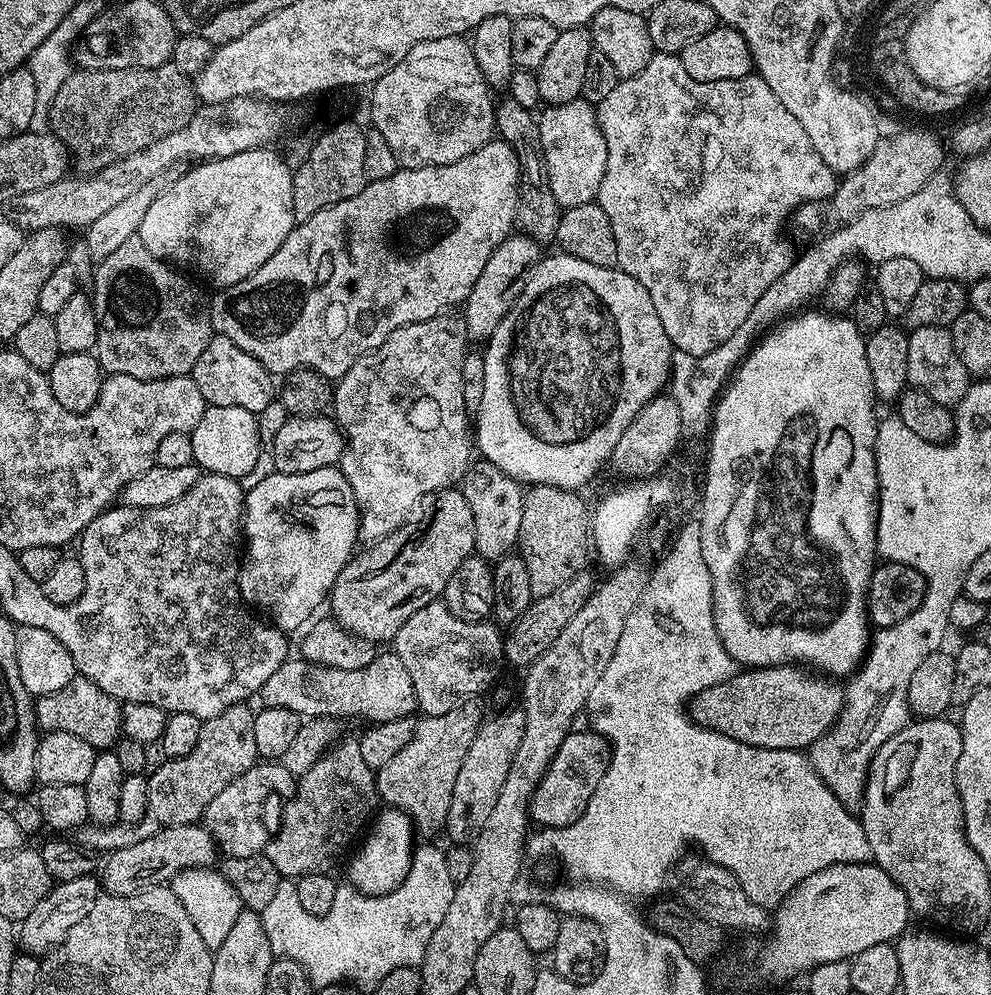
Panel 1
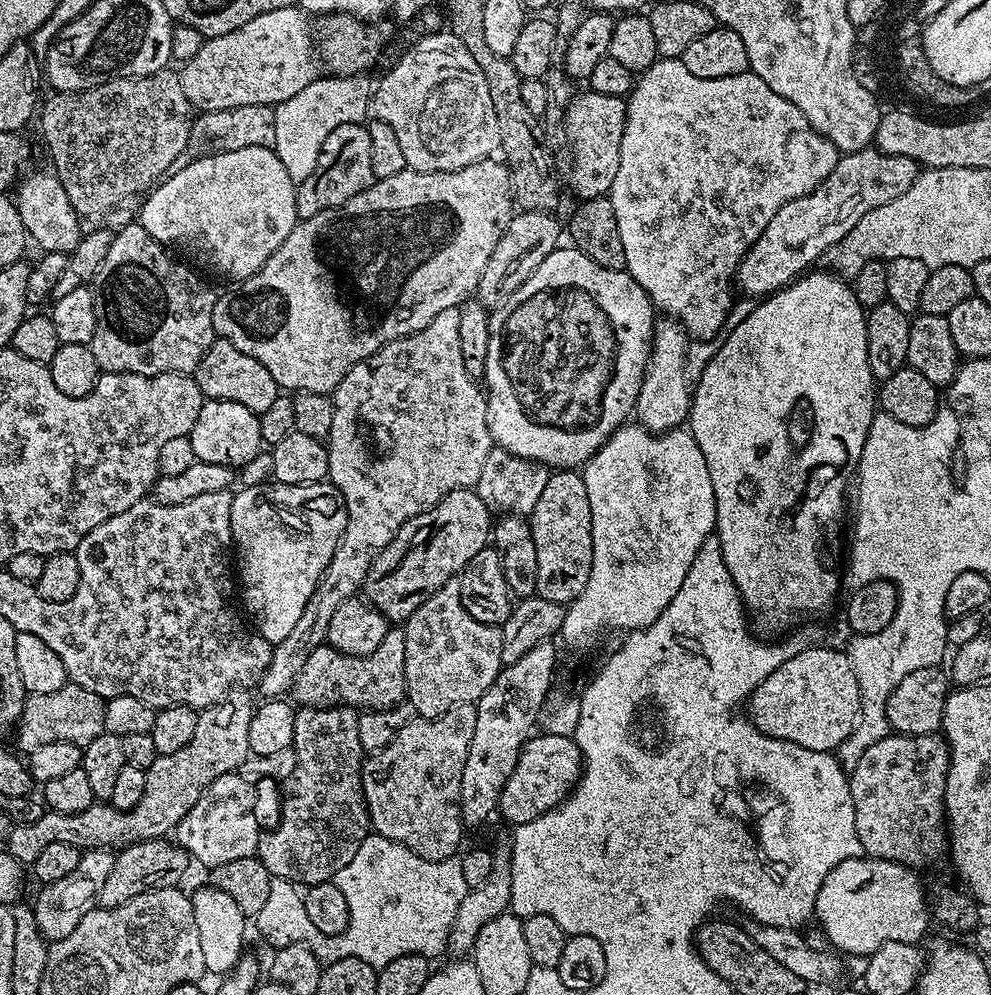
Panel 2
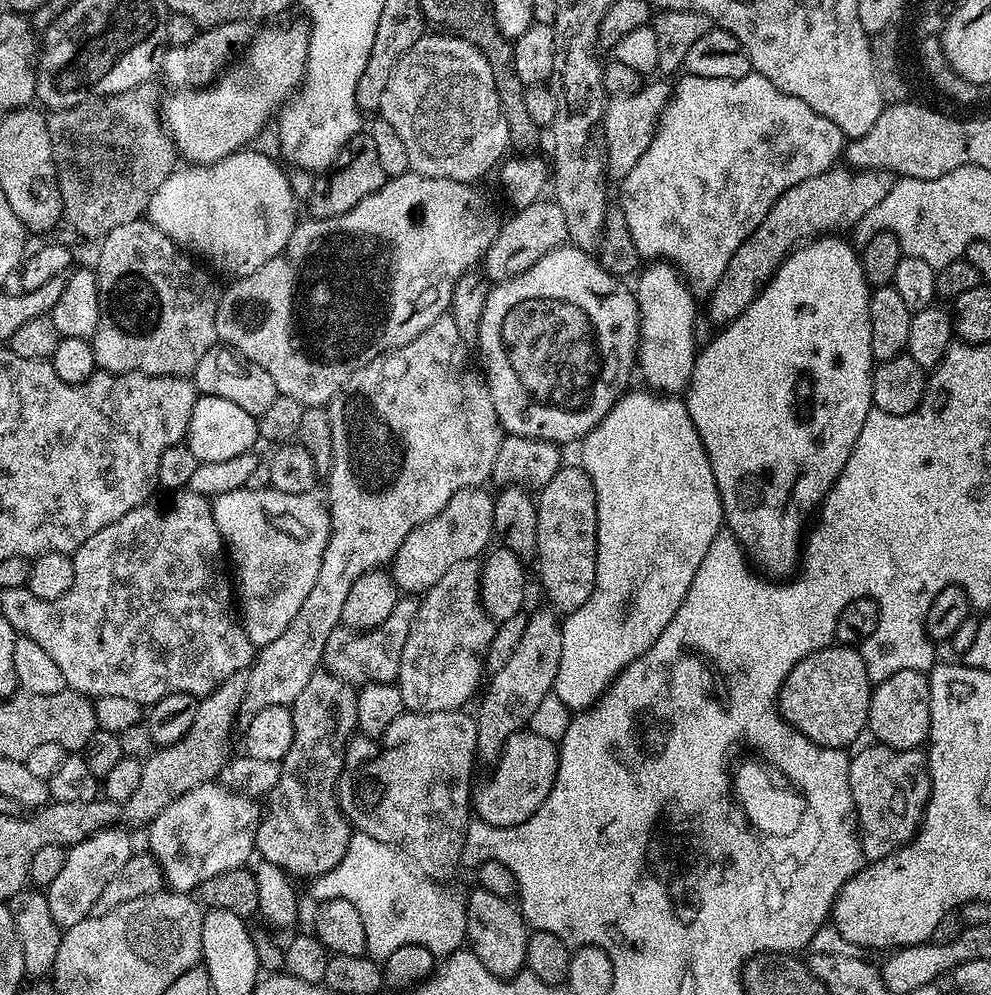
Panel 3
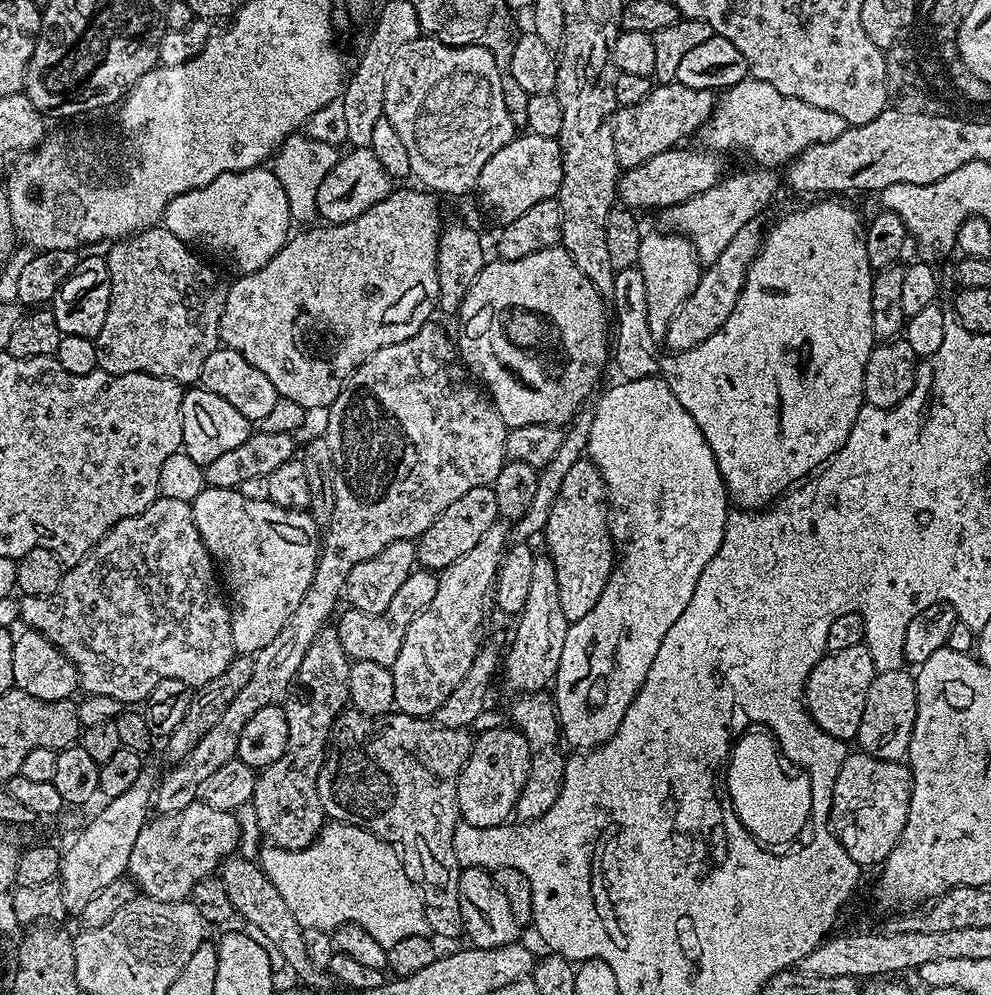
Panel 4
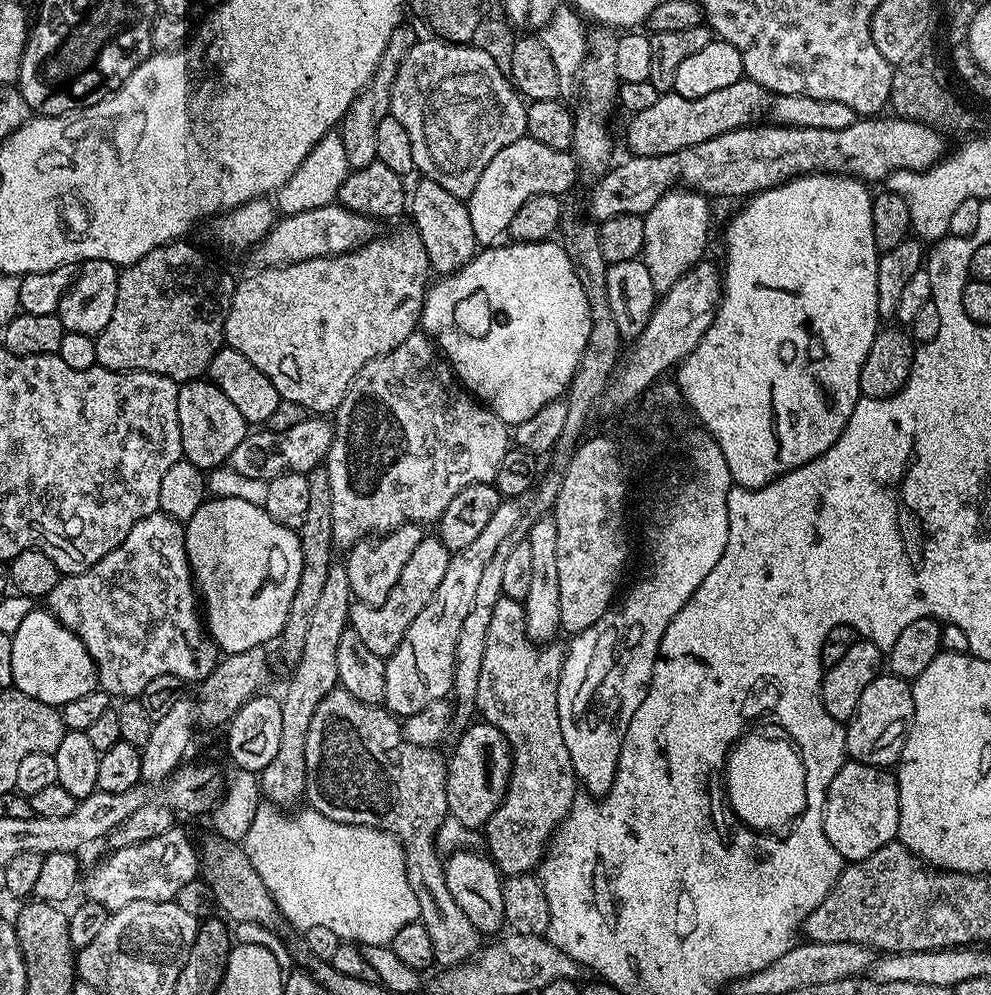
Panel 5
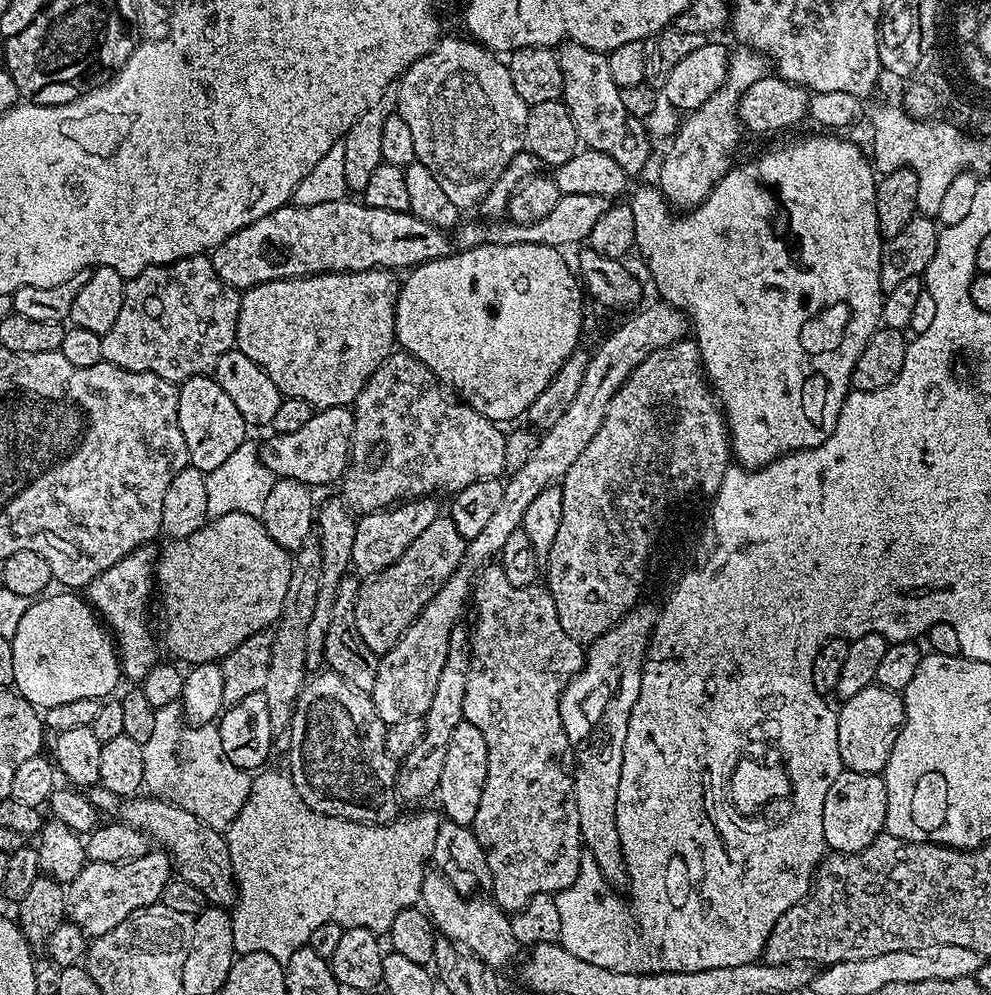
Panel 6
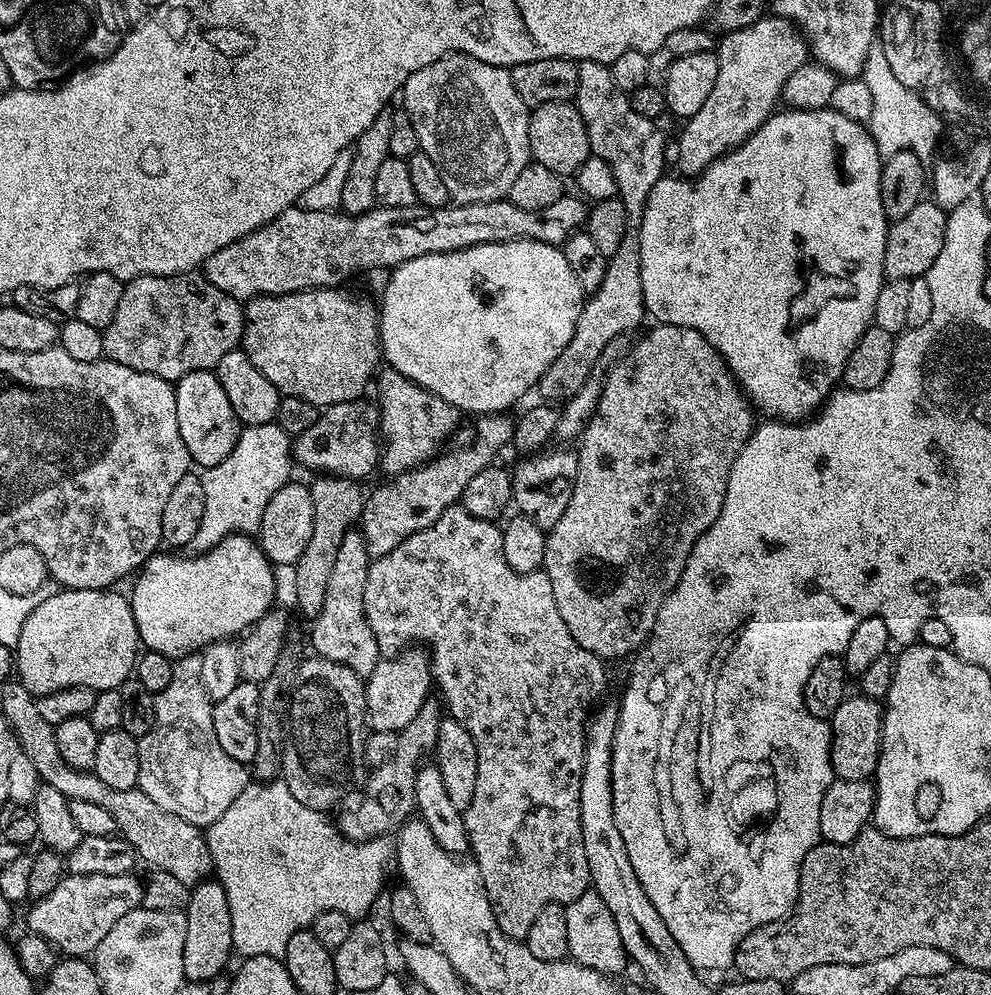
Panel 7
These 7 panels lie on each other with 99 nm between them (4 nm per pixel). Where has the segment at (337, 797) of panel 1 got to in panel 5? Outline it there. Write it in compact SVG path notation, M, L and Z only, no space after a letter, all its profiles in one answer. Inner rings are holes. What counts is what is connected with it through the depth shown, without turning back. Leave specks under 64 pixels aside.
M333 562L330 572L326 574L322 594L314 606L314 614L310 614L310 627L306 634L306 643L302 645L302 658L291 669L292 681L288 684L284 696L280 700L282 706L282 739L278 745L278 754L274 754L270 766L263 768L258 773L260 791L265 801L279 804L281 806L292 806L288 804L301 803L306 786L306 730L310 730L310 718L314 718L314 710L318 710L318 702L326 698L340 683L338 678L338 641L342 634L349 627L348 612L352 609L354 597L350 590L350 574L346 574L346 563Z

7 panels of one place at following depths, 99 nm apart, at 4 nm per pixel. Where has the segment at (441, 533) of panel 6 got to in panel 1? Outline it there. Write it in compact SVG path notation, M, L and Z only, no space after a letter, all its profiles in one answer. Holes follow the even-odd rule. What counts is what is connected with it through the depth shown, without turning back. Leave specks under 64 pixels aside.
M392 650L382 653L381 656L380 653L373 655L372 661L358 670L324 668L320 664L303 658L289 658L282 666L278 666L278 670L274 670L274 674L270 674L270 678L266 678L266 682L262 682L258 693L259 700L260 708L294 710L304 718L358 715L377 724L390 722L394 718L406 718L417 711L414 682L410 678L410 670L402 666L402 658L398 658L395 651Z

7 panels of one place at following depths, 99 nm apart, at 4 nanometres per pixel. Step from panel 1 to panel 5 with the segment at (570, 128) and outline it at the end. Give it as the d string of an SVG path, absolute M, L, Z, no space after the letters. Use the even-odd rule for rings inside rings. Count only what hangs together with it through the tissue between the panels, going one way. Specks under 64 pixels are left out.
M741 78L734 82L734 86L725 86L722 90L714 90L714 94L706 94L706 98L682 98L677 92L661 94L654 106L635 113L628 124L628 152L633 156L661 156L682 150L686 146L694 146L698 142L706 142L723 132L729 132L735 128L743 128L751 125L752 120L760 111L765 111L769 103L769 93L765 92L758 82L747 78Z

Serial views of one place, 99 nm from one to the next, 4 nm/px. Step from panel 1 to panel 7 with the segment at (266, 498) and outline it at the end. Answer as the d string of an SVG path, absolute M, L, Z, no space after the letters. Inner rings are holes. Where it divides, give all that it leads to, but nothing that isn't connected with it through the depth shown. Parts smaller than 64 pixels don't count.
M251 535L227 536L203 554L184 555L188 554L173 554L168 550L157 551L156 555L151 556L135 573L131 581L133 584L130 603L141 645L147 651L166 654L173 662L181 656L199 653L208 645L216 644L220 640L231 641L239 637L253 624L257 624L267 612L271 612L277 603L276 576L272 573L275 572L274 566Z

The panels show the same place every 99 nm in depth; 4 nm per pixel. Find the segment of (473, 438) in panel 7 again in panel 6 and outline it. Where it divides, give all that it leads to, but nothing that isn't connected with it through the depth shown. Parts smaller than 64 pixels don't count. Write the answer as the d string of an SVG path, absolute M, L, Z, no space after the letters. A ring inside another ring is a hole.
M417 498L403 501L399 506L381 508L379 512L363 513L356 521L351 567L361 577L371 578L377 576L382 570L386 570L394 562L398 562L398 558L402 558L402 554L406 554L406 546L410 546L410 542L414 542L414 538L418 538L418 534L422 534L422 530L426 530L426 526L430 526L430 522L434 522L434 518L441 515L442 508L439 508L435 504L436 502L432 498Z

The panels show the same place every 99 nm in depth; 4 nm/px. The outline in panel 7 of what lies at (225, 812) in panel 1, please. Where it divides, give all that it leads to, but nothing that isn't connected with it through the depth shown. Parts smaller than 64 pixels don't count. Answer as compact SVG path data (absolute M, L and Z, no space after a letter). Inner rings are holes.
M132 874L65 875L64 879L58 882L58 886L54 886L54 890L50 890L50 894L46 894L31 905L33 908L28 912L27 931L49 940L65 957L91 957L96 951L98 942L102 942L102 938L106 938L106 934L110 934L110 930L115 924L121 918L126 918L126 914L130 914L130 910L143 905L144 886L139 879L136 881L134 877L135 875Z

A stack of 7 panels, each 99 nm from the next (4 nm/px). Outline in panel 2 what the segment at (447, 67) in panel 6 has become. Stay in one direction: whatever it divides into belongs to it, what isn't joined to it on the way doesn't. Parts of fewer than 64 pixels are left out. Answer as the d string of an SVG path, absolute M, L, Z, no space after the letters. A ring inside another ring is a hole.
M441 30L419 38L421 40L381 78L380 84L378 80L375 85L371 107L375 119L394 129L411 171L462 170L474 162L489 159L500 147L498 114L494 114L494 102L490 99L490 89L478 62L474 62L470 50L466 50L452 32Z

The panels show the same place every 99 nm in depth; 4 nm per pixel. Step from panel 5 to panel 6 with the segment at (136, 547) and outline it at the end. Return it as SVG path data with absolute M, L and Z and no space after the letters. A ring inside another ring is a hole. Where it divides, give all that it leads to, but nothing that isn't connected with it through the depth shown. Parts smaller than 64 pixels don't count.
M141 546L135 548L133 552L114 562L114 566L110 566L110 570L102 570L102 574L98 574L98 578L94 578L88 584L86 589L86 599L89 604L96 610L96 615L110 629L111 635L114 637L116 651L120 658L120 671L123 679L128 682L139 682L146 678L146 674L158 663L156 656L156 644L158 648L158 640L152 637L152 628L148 625L148 603L154 600L154 552L151 547Z

